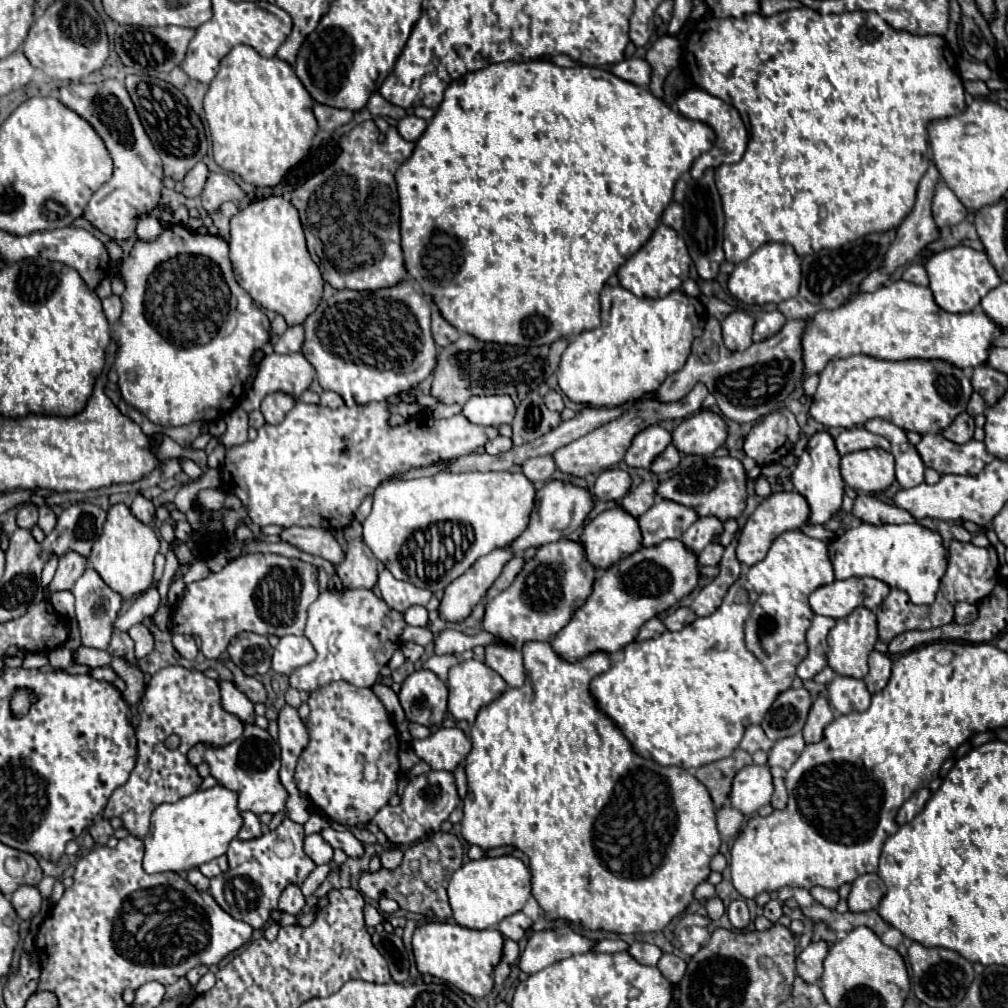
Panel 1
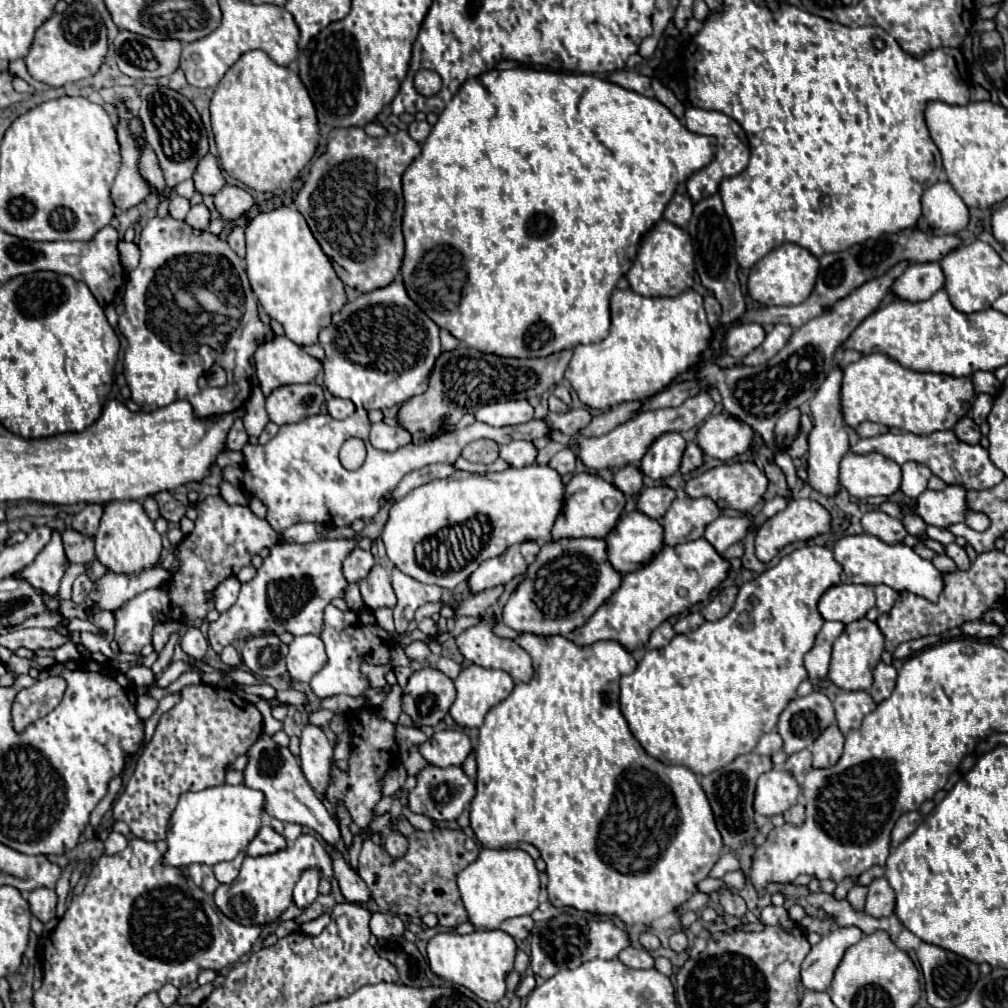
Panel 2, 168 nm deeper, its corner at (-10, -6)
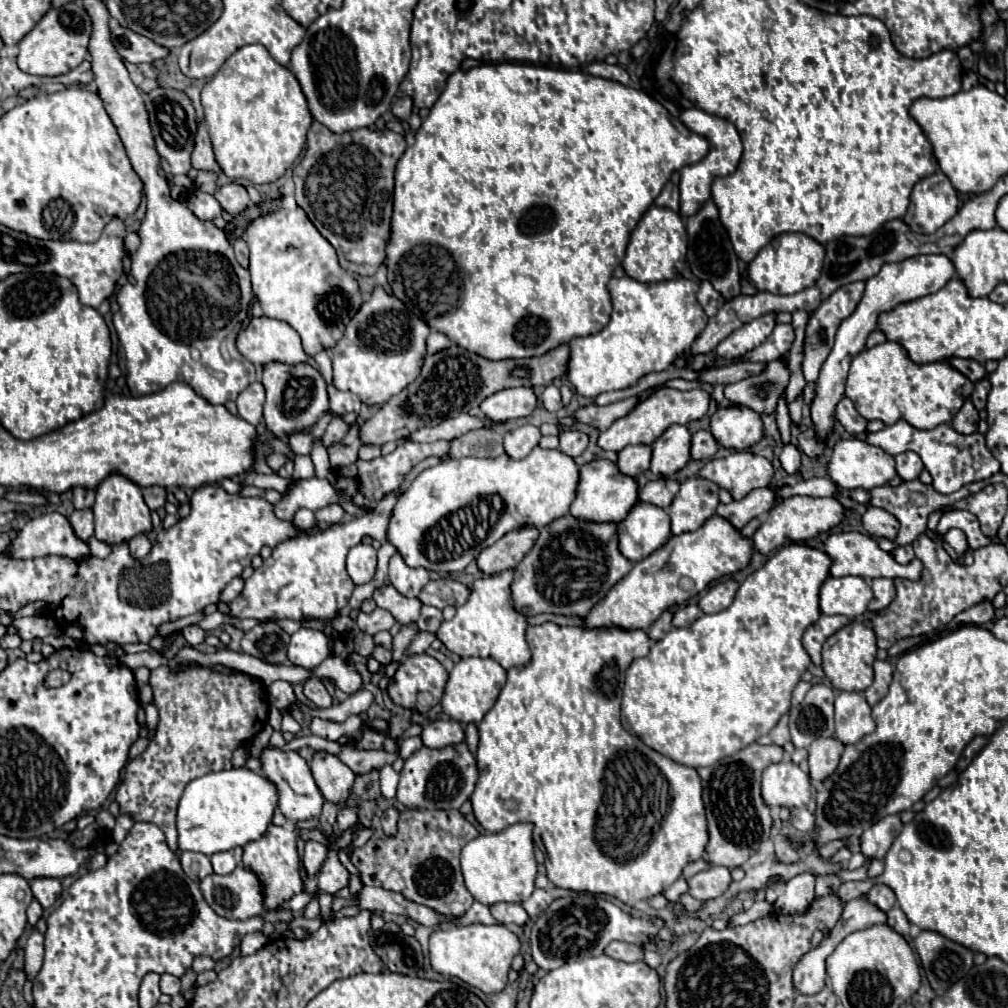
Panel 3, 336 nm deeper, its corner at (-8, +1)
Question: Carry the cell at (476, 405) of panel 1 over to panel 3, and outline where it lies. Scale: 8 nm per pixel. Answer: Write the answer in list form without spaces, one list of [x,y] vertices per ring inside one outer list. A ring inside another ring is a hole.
[[[503,389],[481,403],[481,413],[493,421],[509,421],[533,413],[537,397],[533,389]]]

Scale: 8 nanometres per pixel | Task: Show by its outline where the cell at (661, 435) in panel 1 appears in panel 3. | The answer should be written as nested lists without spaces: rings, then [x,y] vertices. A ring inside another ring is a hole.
[[[671,425],[655,443],[651,457],[651,473],[653,475],[673,475],[681,467],[687,465],[691,447],[691,433],[683,425]]]

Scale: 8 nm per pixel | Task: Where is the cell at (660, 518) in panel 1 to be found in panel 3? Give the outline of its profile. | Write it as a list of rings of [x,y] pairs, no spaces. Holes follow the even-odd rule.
[[[689,479],[681,483],[681,491],[669,507],[671,533],[681,535],[697,531],[719,505],[719,487],[707,479]]]

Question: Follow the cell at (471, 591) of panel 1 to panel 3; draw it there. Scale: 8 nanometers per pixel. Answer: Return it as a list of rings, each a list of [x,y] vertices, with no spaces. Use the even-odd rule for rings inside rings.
[[[521,527],[521,529],[509,531],[495,545],[485,547],[479,553],[477,567],[485,575],[497,575],[505,569],[515,569],[517,563],[521,563],[521,559],[535,545],[537,535],[539,531],[535,527]]]

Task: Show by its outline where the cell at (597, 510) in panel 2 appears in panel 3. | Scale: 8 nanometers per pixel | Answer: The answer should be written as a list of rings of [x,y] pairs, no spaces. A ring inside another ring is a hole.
[[[597,459],[585,463],[579,469],[579,483],[577,483],[577,497],[571,505],[571,515],[583,521],[597,521],[597,523],[619,523],[625,519],[629,509],[637,503],[637,481],[623,475],[615,463],[607,459]]]

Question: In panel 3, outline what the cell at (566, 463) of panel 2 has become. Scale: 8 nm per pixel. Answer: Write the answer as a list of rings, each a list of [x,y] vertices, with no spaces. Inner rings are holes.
[[[567,429],[567,431],[563,431],[559,435],[559,451],[563,451],[565,455],[575,459],[575,457],[579,457],[585,451],[587,441],[589,439],[587,439],[585,433],[581,433],[577,429]]]

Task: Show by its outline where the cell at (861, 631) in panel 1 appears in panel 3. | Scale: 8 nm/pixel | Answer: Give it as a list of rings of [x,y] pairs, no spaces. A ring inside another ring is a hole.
[[[849,621],[843,629],[831,635],[823,645],[823,671],[839,691],[865,691],[873,683],[873,661],[877,657],[877,639],[871,627],[861,621]]]

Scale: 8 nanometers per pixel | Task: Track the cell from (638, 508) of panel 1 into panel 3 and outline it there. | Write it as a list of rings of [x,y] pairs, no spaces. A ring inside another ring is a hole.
[[[657,479],[657,481],[649,481],[641,491],[639,491],[639,499],[651,505],[657,505],[661,509],[667,509],[673,501],[673,497],[679,491],[679,483],[671,481],[671,479]]]

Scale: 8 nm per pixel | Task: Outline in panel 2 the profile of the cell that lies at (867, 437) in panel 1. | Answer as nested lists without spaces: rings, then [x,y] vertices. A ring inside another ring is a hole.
[[[951,430],[933,432],[931,436],[917,436],[911,432],[901,432],[901,434],[883,434],[883,436],[873,436],[873,438],[861,438],[851,450],[857,454],[879,452],[879,454],[891,458],[893,462],[897,462],[899,466],[905,464],[907,460],[921,462],[921,464],[929,466],[931,472],[935,476],[939,476],[945,484],[959,484],[967,490],[993,488],[995,484],[999,484],[1003,480],[1003,472],[991,462],[989,452],[983,446],[965,444]]]

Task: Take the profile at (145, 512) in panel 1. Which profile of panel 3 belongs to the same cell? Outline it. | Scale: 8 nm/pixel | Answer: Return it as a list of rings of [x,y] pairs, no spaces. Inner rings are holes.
[[[145,487],[143,489],[143,499],[149,509],[159,509],[165,505],[165,489],[161,487]]]

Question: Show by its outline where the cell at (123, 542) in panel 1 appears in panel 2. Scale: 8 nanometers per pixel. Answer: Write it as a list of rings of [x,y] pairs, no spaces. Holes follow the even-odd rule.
[[[107,502],[103,508],[101,524],[95,534],[95,556],[115,574],[139,574],[153,568],[159,562],[161,536],[153,526],[153,520],[145,514],[141,502]]]

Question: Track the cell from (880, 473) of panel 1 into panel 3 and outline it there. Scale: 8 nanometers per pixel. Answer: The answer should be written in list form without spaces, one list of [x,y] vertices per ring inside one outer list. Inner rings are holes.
[[[853,437],[853,439],[835,443],[829,465],[827,465],[827,475],[841,489],[869,489],[871,491],[875,487],[887,485],[897,475],[897,471],[895,471],[895,459],[889,453]]]

